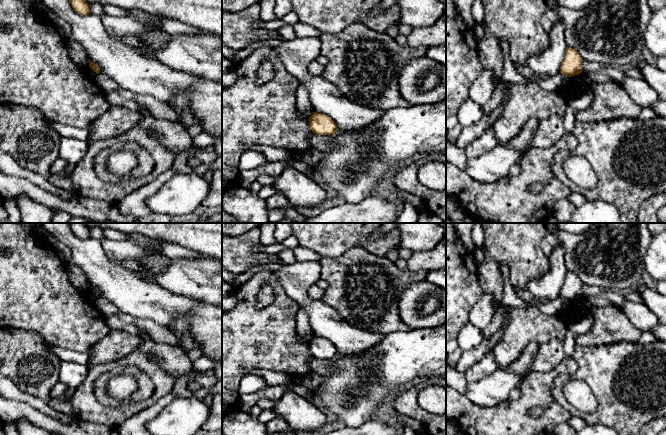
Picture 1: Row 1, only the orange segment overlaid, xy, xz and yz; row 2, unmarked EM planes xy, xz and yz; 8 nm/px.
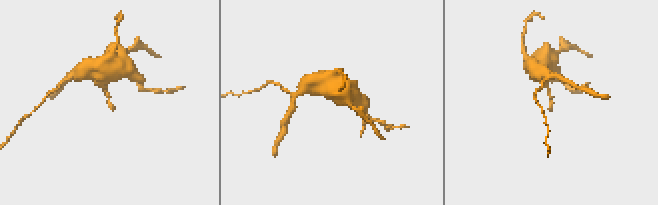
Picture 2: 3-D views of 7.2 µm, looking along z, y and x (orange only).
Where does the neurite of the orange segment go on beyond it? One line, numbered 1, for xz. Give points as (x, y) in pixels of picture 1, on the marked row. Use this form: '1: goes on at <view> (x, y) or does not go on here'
1: does not go on here

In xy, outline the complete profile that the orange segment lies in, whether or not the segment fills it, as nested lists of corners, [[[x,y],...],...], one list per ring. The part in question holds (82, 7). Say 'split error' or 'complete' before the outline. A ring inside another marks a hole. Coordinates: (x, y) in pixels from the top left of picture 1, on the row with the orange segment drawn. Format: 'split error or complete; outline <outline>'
complete; outline [[[69,0],[72,5],[72,8],[75,12],[80,15],[90,14],[90,5],[86,2],[86,0]]]

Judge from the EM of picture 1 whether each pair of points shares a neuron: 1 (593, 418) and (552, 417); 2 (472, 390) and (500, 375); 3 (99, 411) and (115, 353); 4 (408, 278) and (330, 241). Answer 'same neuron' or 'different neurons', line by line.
1: different neurons
2: same neuron
3: different neurons
4: different neurons

